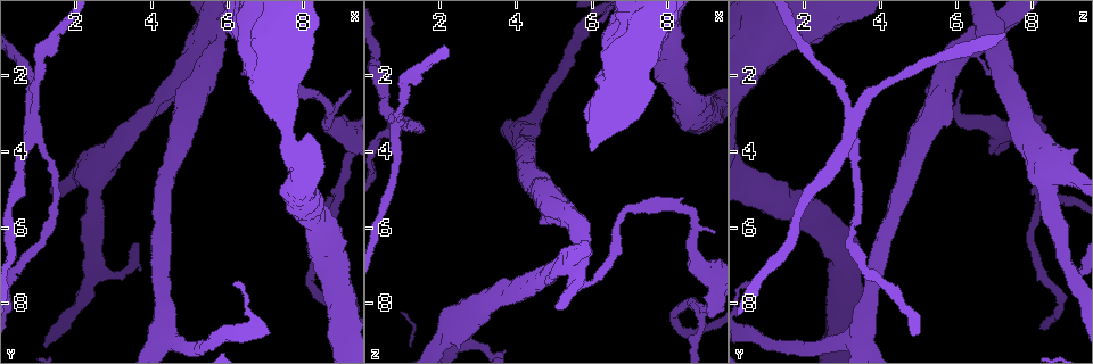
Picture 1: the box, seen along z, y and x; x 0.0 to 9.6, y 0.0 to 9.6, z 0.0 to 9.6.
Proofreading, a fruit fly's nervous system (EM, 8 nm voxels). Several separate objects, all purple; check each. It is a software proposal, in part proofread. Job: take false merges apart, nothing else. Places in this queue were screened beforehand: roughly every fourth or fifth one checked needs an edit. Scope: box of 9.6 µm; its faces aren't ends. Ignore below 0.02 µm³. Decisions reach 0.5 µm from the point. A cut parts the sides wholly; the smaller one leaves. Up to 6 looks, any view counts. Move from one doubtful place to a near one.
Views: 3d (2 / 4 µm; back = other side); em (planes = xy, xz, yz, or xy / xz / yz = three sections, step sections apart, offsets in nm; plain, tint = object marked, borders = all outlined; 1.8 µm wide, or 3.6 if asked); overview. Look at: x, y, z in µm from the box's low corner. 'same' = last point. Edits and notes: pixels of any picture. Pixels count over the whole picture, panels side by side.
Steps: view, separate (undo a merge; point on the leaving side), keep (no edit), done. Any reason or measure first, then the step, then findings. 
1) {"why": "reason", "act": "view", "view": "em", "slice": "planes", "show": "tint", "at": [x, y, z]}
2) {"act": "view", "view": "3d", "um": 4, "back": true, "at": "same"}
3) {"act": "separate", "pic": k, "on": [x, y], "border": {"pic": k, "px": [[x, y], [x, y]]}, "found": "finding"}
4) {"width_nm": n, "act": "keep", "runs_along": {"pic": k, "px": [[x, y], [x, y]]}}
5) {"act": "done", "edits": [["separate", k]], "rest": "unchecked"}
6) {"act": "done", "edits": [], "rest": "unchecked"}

{"why": "four or more arms meet", "act": "view", "view": "3d", "um": 4, "at": [4.40, 9.00, 3.20]}

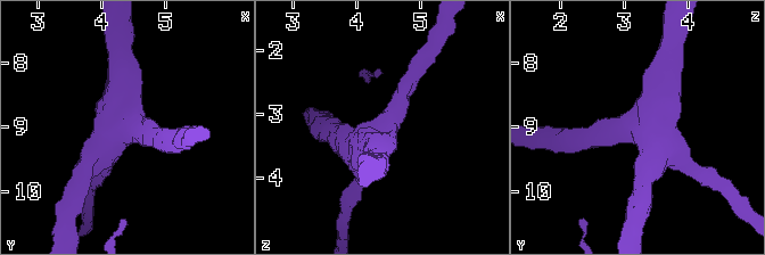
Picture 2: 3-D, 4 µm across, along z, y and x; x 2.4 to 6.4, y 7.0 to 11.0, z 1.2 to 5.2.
{"arms": 4, "act": "view", "view": "em", "um": 3.6, "slice": "xy", "step": 4, "show": "tint", "at": [4.40, 9.00, 3.25]}

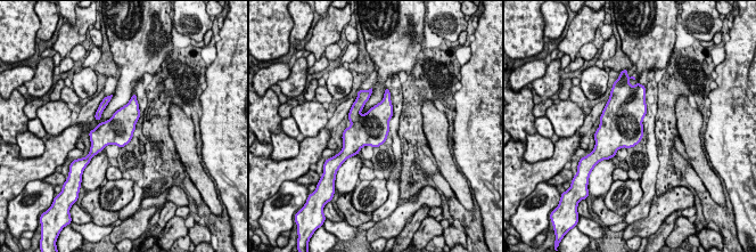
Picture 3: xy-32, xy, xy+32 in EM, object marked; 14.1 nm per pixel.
{"act": "keep", "found": "all the same cell"}

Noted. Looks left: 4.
{"act": "view", "view": "3d", "um": 2, "at": [0.75, 3.70, 3.10]}

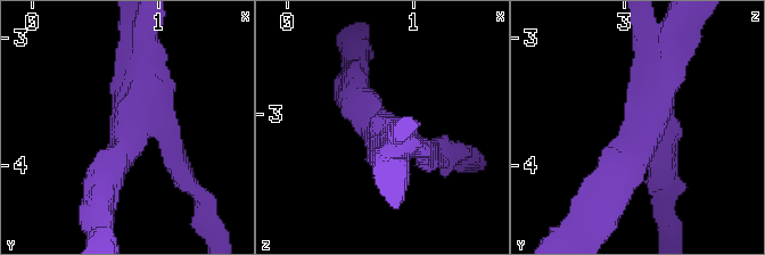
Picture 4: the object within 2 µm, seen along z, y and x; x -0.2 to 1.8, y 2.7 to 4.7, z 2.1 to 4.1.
{"why": "need the tissue", "act": "view", "view": "em", "slice": "planes", "show": "tint", "at": [0.78, 3.68, 3.16]}

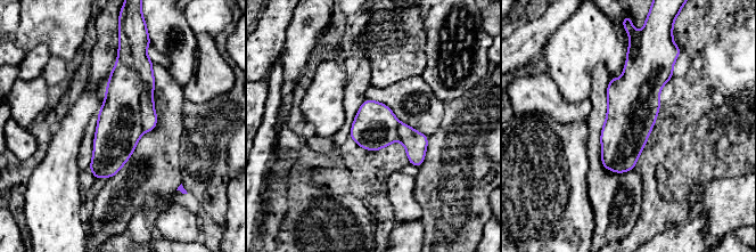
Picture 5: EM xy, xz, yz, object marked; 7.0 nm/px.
{"width_nm": 320, "act": "separate", "pic": 5, "on": [136, 57], "border": {"pic": 5, "px": [[117, 61], [142, 81], [144, 131]]}, "found": "a second cell is stuck on"}

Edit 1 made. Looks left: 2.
{"act": "view", "view": "overview"}

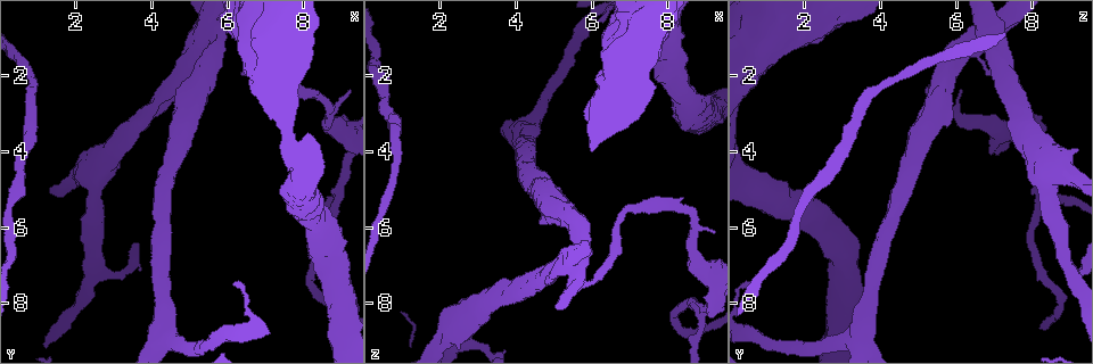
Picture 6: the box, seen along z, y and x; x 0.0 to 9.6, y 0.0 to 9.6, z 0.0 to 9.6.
{"why": "four arms meet", "act": "view", "view": "em", "um": 3.6, "slice": "planes", "show": "tint", "at": [5.45, 0.95, 6.75]}

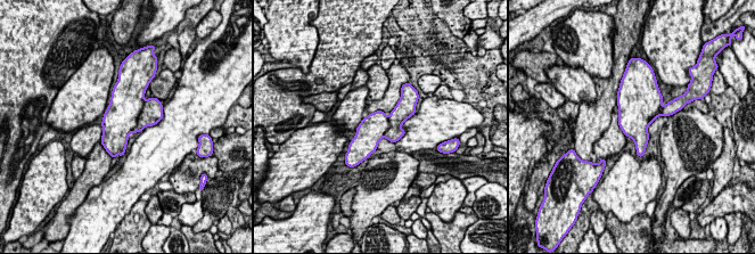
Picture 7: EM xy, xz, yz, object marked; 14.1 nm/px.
{"act": "separate", "pic": 7, "on": [152, 113], "border": {"pic": 7, "px": [[145, 100], [138, 122], [131, 131]]}, "found": "two cells meet here"}

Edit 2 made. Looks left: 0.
{"act": "done", "edits": [["separate", 5], ["separate", 7]], "rest": "unchecked"}

